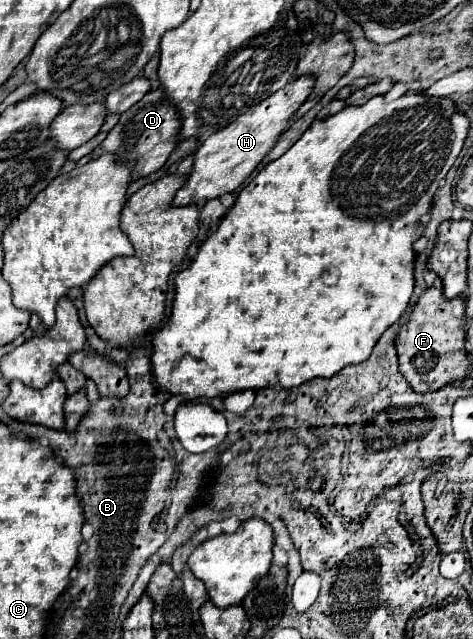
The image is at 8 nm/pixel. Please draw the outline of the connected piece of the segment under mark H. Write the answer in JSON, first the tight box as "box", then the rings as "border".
{"box":[174,75,314,207],"border":[[[302,75],[290,81],[284,89],[272,93],[272,97],[260,103],[256,111],[248,111],[240,115],[234,123],[210,135],[196,151],[192,173],[188,175],[186,185],[176,193],[174,207],[184,207],[192,203],[198,205],[200,201],[210,201],[210,199],[222,197],[224,193],[236,191],[248,179],[248,175],[256,169],[256,165],[264,159],[264,155],[274,147],[280,133],[286,129],[288,119],[306,101],[312,87],[314,87],[314,77]]]}

